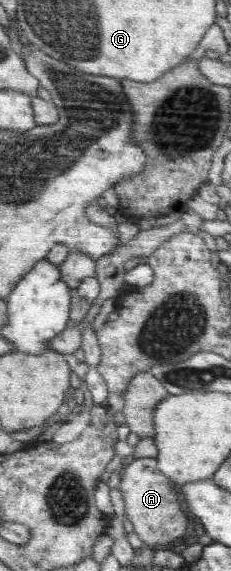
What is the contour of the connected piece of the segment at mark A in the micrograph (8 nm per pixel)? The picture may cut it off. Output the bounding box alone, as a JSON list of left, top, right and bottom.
[118,458,187,547]

